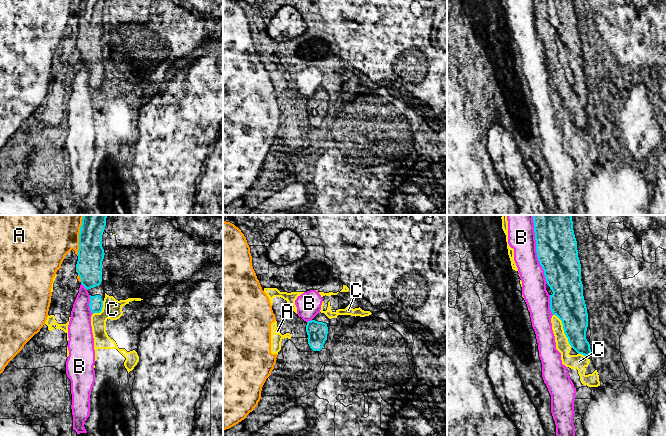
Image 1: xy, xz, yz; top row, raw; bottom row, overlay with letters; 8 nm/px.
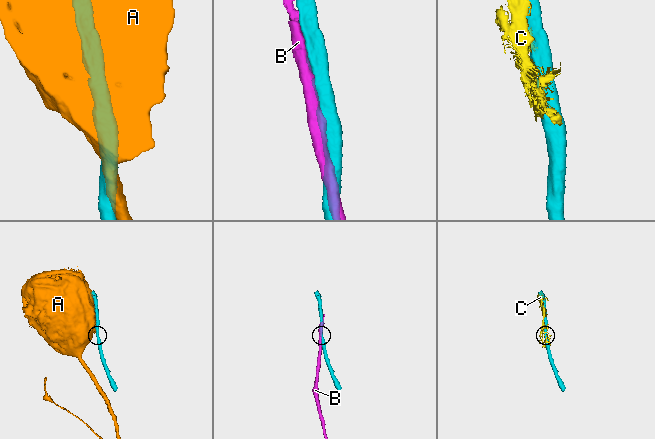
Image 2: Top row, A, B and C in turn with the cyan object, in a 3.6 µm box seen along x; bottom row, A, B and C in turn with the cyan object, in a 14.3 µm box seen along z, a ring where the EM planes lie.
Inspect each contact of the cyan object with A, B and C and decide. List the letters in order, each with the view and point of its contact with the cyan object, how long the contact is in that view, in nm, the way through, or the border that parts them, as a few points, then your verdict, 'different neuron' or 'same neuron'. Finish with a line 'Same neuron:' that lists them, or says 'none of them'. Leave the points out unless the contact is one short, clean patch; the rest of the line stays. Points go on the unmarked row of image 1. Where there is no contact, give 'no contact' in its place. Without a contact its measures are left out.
A: contact xy (79, 16); length 260 nm; different neuron
B: contact yz (537, 30); length 500 nm; different neuron
C: contact yz (564, 106); length 320 nm; different neuron
Same neuron: none of them

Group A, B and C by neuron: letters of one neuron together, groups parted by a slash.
A / B / C

